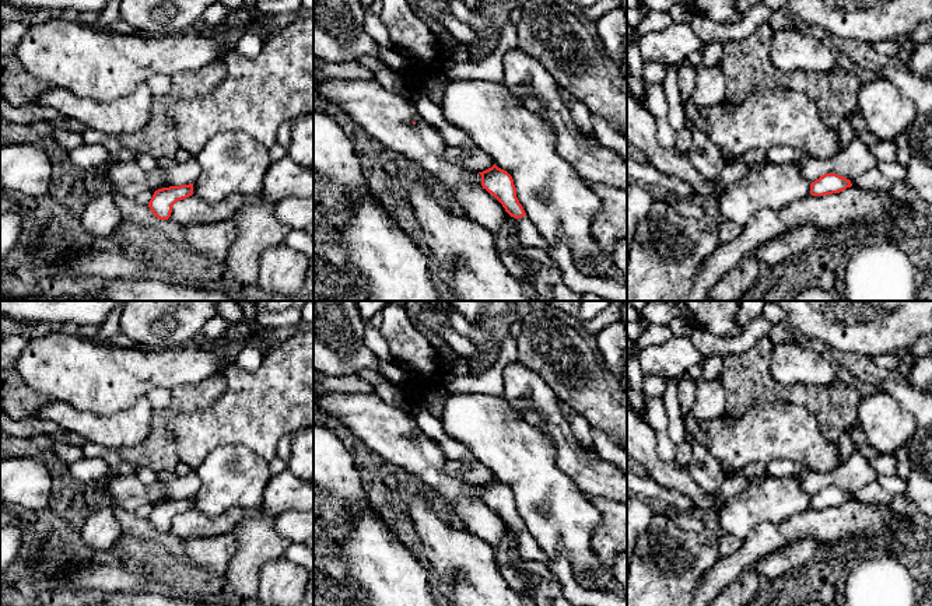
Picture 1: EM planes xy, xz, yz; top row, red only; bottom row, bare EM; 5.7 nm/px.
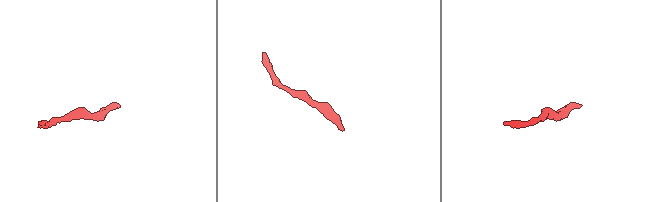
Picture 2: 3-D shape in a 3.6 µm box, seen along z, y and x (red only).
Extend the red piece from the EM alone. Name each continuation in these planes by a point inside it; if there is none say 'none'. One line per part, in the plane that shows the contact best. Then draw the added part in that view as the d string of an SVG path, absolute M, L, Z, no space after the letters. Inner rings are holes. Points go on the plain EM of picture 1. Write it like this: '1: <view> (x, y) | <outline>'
1: xz (528, 547) | M528 529L518 532L518 553L522 560L544 563L558 578L565 599L575 606L627 606L624 595L584 588L575 579L570 560L567 557L550 558Z

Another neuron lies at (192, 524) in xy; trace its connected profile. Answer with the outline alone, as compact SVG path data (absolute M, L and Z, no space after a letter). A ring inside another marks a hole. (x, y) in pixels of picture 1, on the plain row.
M192 508L186 512L178 514L172 519L169 532L182 542L225 535L235 530L236 525L242 519L242 515L242 509L231 508L216 518L209 518L200 511Z

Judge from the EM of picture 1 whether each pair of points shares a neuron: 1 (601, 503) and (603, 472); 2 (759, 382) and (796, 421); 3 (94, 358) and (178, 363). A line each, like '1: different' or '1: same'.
1: different
2: different
3: same

